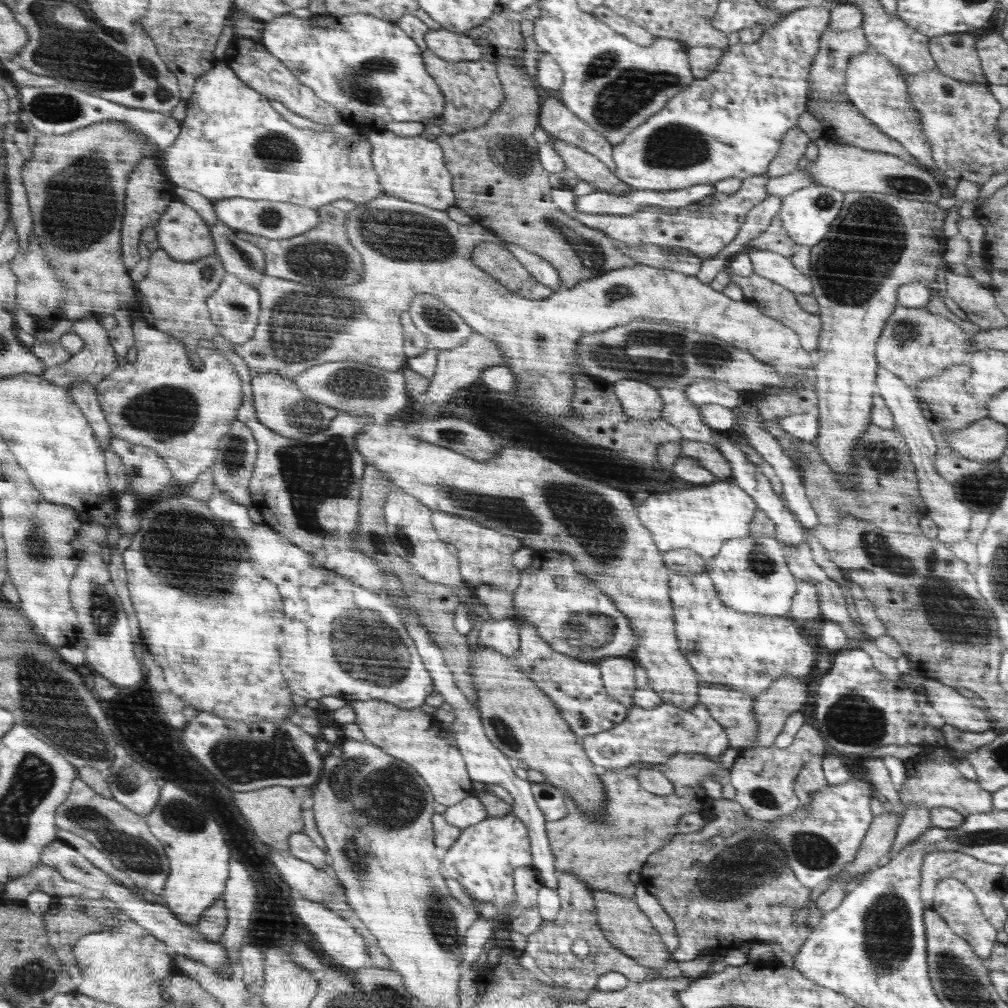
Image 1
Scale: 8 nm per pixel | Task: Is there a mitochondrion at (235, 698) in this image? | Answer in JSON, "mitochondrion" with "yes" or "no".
{"mitochondrion":"no"}

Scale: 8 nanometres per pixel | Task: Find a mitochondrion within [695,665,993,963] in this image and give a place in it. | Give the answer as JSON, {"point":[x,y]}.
{"point":[854,719]}

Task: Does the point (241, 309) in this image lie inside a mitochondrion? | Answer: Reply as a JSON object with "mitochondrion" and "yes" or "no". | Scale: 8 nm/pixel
{"mitochondrion":"yes"}

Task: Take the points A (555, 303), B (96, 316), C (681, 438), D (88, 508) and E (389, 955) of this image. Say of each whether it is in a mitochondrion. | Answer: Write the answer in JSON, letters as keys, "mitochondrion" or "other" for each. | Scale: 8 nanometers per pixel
{"A":"other","B":"other","C":"other","D":"other","E":"other"}

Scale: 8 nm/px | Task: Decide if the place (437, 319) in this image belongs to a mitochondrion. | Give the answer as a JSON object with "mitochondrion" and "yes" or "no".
{"mitochondrion":"yes"}

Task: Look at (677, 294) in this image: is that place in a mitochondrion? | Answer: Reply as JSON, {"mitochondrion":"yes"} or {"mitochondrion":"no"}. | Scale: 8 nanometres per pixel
{"mitochondrion":"no"}

